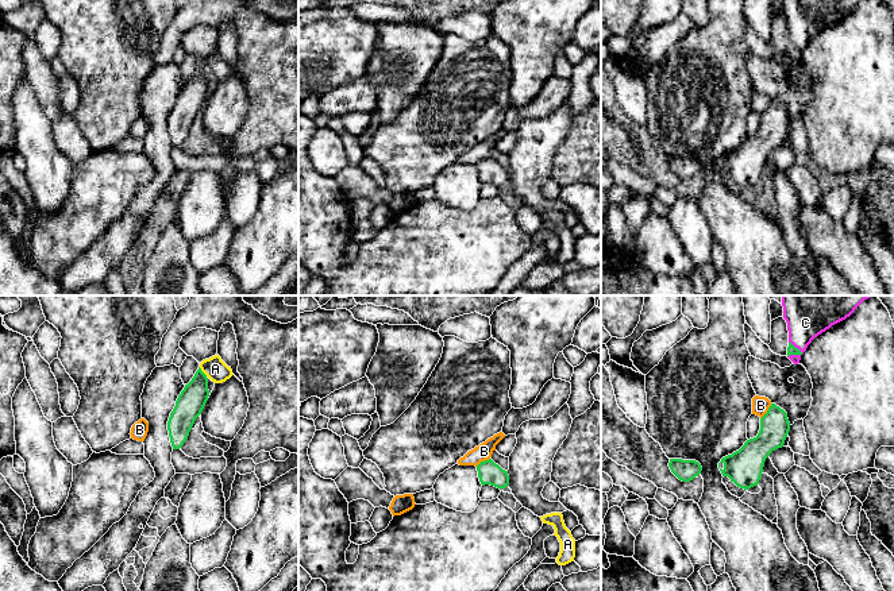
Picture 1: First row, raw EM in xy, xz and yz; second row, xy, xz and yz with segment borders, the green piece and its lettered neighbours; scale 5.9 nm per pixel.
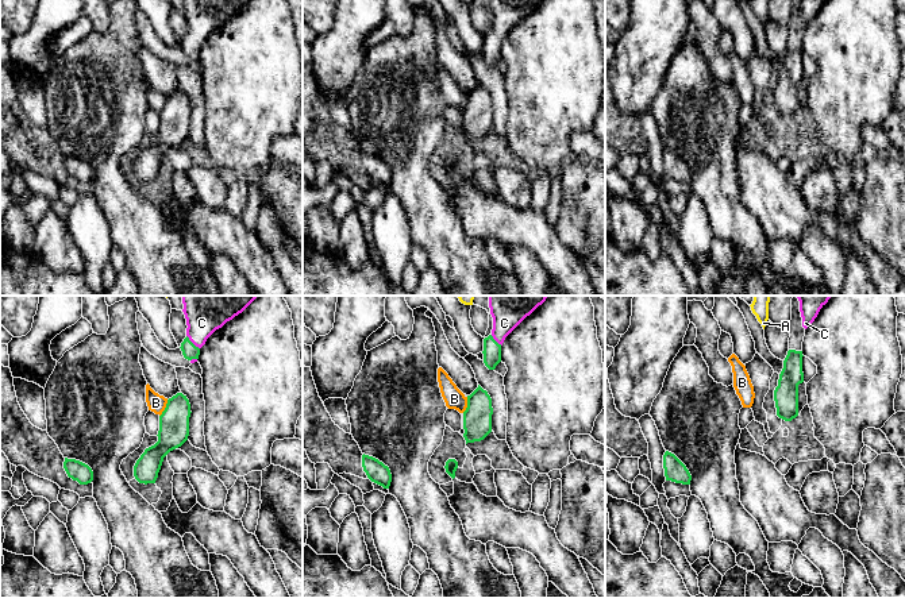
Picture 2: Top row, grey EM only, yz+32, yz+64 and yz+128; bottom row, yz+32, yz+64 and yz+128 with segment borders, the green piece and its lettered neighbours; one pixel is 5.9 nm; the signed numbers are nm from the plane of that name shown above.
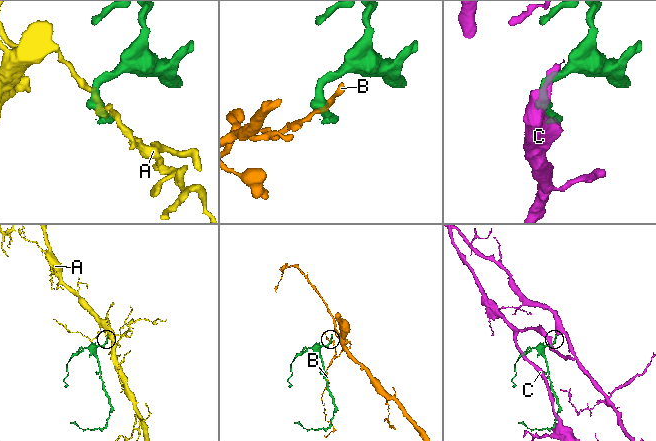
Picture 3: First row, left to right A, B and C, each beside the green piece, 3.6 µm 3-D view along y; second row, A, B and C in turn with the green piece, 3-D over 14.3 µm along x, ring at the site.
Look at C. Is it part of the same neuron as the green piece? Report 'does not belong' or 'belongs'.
belongs

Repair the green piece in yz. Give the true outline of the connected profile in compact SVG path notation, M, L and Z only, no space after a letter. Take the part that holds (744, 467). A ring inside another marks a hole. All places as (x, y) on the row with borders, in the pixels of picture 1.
M771 403L760 418L758 436L747 440L739 451L721 459L722 476L728 476L731 482L744 490L758 486L766 459L772 451L783 447L789 430L787 413Z

